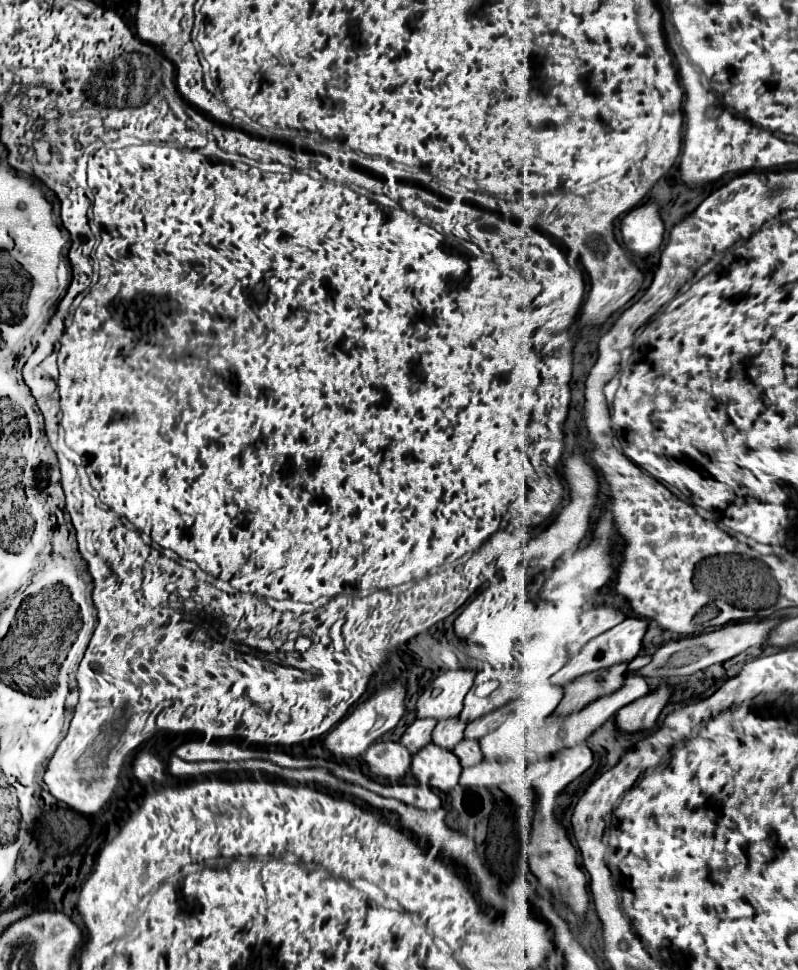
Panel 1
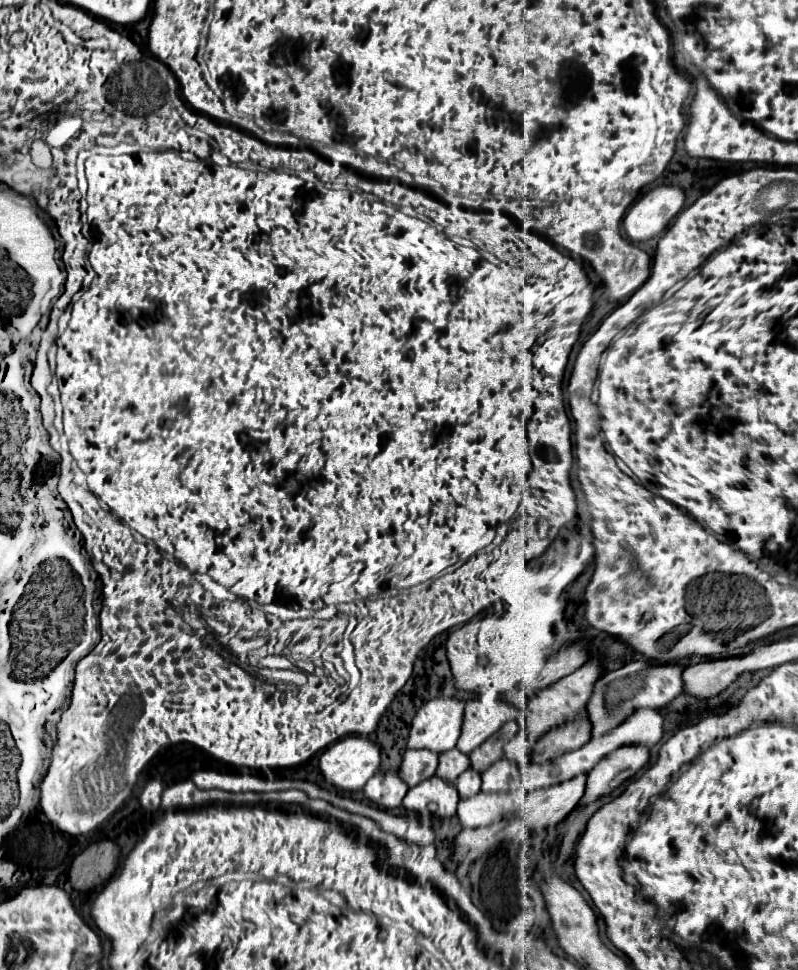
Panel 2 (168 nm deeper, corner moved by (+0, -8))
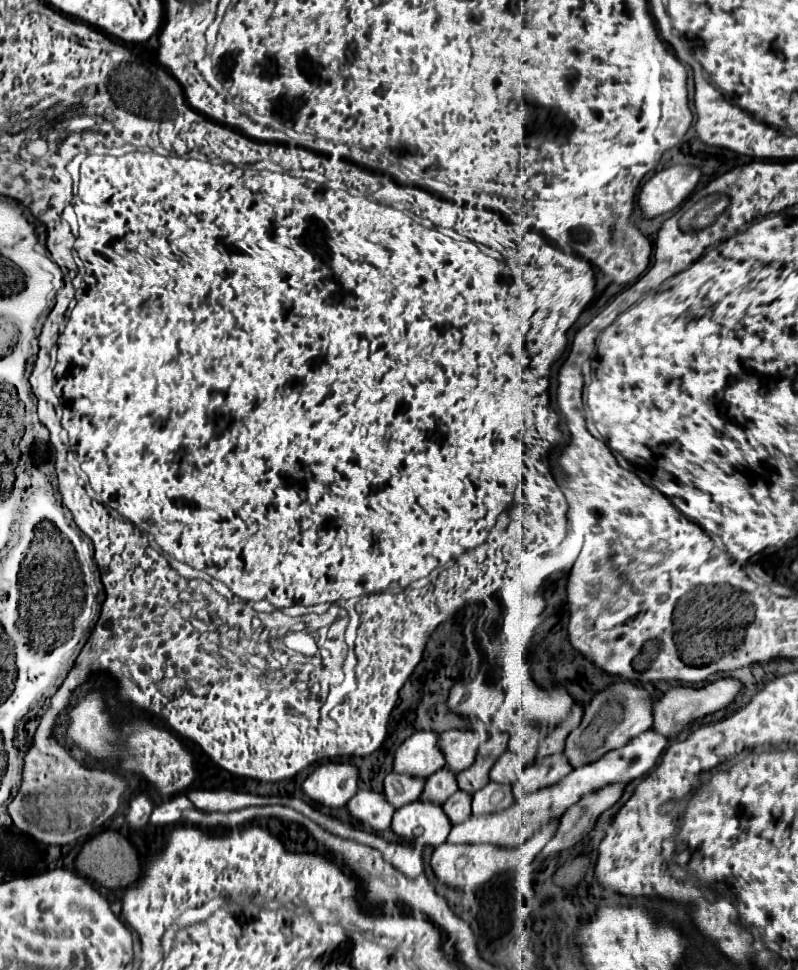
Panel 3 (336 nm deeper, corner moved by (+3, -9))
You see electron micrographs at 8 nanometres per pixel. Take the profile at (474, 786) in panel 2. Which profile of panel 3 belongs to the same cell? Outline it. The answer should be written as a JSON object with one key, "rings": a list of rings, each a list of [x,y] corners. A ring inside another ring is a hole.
{"rings":[[[458,791],[458,793],[454,793],[444,805],[442,805],[442,809],[444,809],[444,813],[446,813],[446,817],[448,817],[448,821],[452,823],[452,825],[458,825],[458,823],[464,823],[468,817],[470,817],[470,795],[468,793],[464,793],[464,791]]]}

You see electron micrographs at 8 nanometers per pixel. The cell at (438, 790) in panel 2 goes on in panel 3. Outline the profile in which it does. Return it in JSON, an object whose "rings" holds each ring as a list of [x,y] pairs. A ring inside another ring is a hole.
{"rings":[[[422,801],[404,805],[394,813],[394,819],[392,819],[392,831],[398,837],[406,841],[416,841],[428,847],[442,845],[450,833],[450,827],[452,825],[444,817],[444,811],[440,805],[428,805]],[[420,827],[424,829],[422,835],[420,835]],[[417,837],[418,839],[414,839]]]}

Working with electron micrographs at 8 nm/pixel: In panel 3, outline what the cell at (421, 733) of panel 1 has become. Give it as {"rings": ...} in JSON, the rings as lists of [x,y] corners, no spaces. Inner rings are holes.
{"rings":[[[388,773],[384,779],[384,797],[394,809],[400,809],[400,807],[416,801],[422,793],[422,787],[424,787],[424,781],[420,781],[420,779]]]}

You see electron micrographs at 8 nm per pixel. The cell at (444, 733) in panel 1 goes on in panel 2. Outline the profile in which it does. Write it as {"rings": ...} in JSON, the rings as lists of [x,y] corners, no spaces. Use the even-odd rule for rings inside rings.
{"rings":[[[451,748],[451,752],[443,752],[439,756],[437,776],[443,776],[445,780],[453,782],[459,776],[459,772],[463,772],[467,766],[469,766],[469,758],[457,748]]]}

